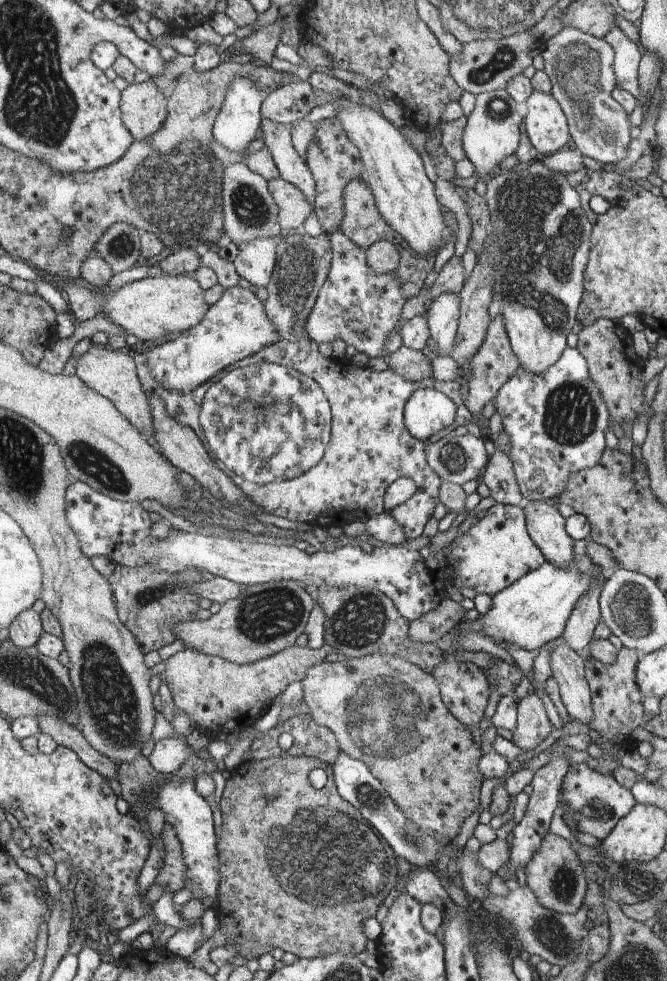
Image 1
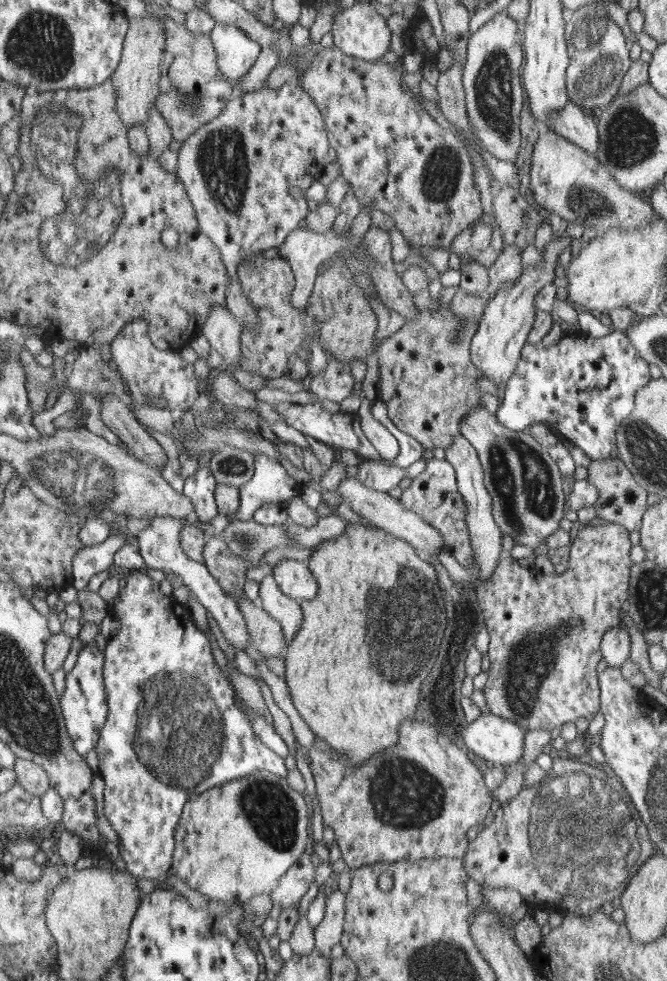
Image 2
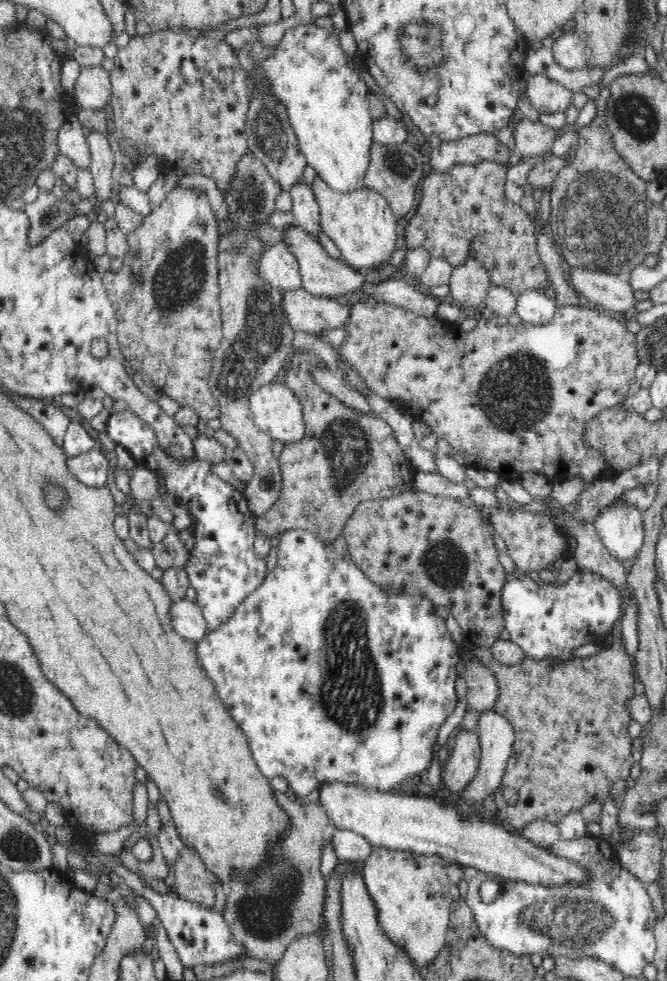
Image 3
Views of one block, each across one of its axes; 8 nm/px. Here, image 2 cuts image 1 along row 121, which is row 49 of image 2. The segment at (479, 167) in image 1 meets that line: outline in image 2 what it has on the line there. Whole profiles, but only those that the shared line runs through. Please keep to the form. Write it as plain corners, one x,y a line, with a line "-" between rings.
505,9
496,13
477,31
469,36
468,52
464,66
465,106
470,124
475,129
481,144
498,160
515,162
520,150
520,112
522,112
522,82
520,82
520,66
524,62
522,36
520,28

